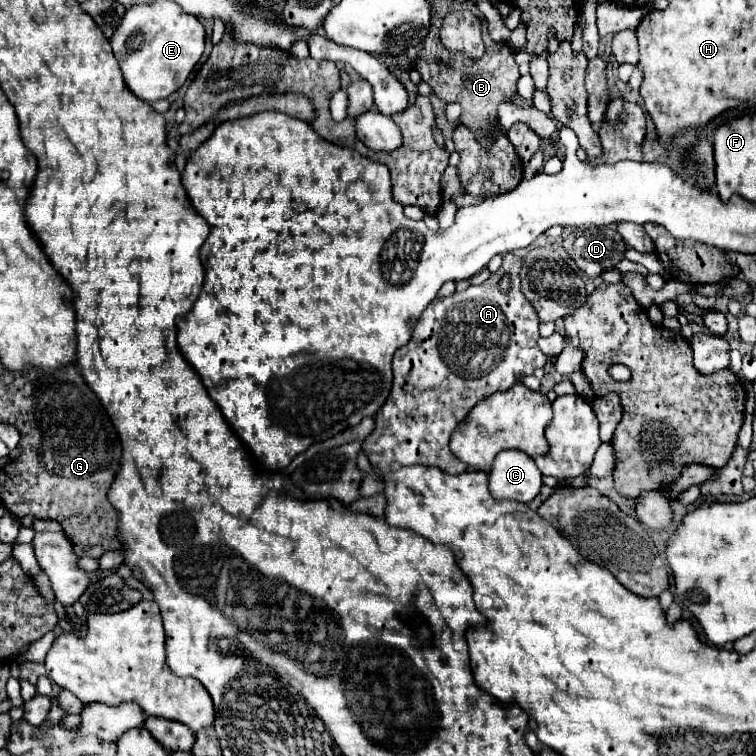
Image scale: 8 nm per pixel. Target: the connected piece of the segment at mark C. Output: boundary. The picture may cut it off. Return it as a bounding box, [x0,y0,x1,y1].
[490,450,542,502]

